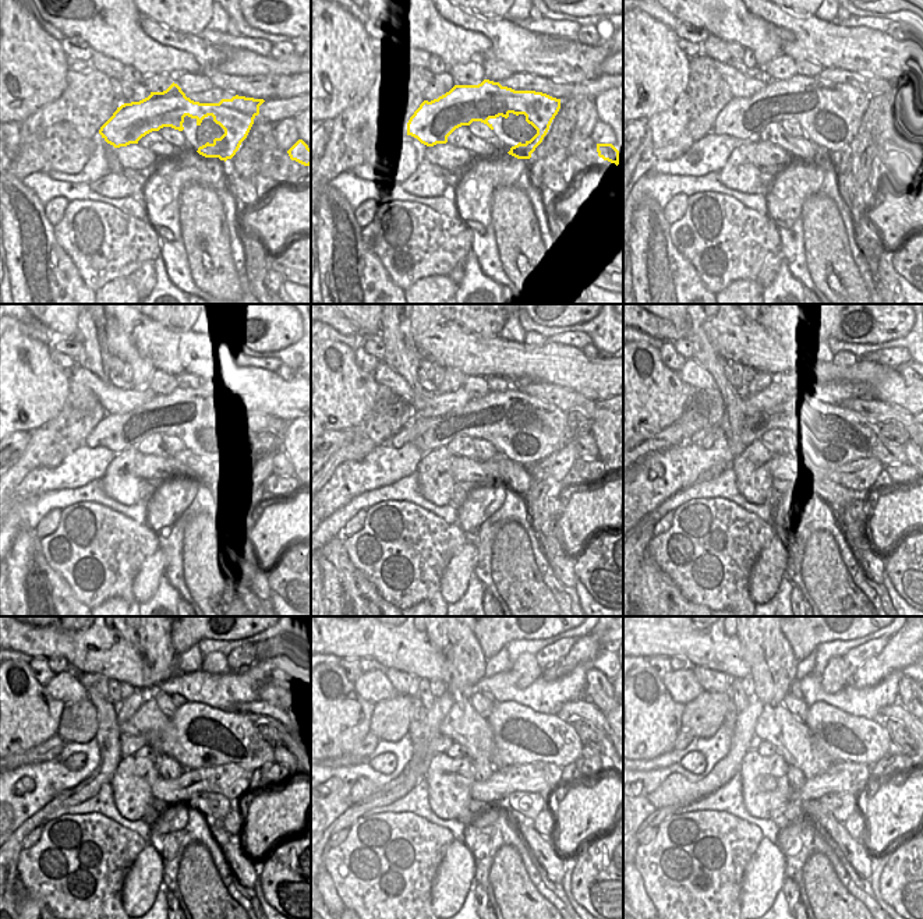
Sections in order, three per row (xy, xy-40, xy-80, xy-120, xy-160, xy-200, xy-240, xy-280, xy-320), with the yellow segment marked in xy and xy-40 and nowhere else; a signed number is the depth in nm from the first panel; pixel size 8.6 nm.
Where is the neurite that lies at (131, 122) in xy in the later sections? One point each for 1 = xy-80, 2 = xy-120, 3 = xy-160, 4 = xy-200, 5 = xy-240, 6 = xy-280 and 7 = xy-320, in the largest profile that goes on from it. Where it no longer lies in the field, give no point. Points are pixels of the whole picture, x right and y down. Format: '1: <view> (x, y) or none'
1: xy-80 (742, 117)
2: xy-120 (194, 407)
3: xy-160 (474, 419)
4: xy-200 (823, 406)
5: xy-240 (204, 721)
6: xy-280 (527, 724)
7: xy-320 (852, 732)

